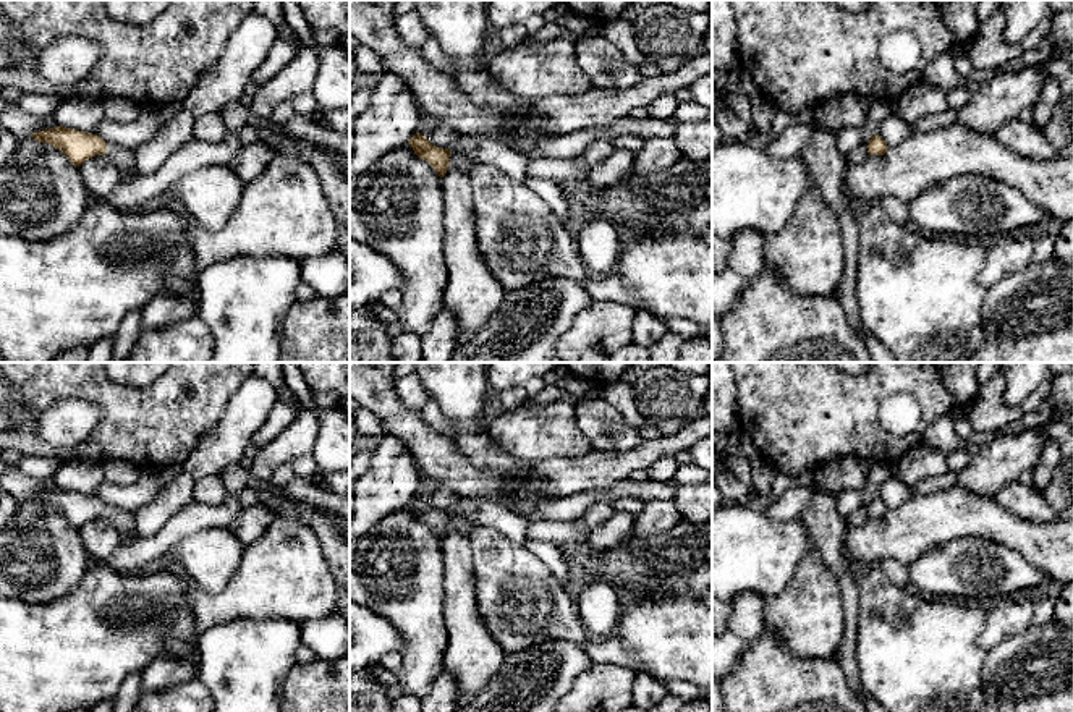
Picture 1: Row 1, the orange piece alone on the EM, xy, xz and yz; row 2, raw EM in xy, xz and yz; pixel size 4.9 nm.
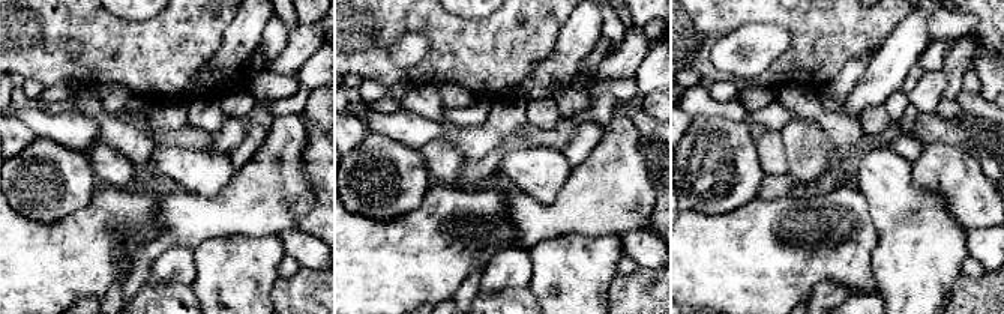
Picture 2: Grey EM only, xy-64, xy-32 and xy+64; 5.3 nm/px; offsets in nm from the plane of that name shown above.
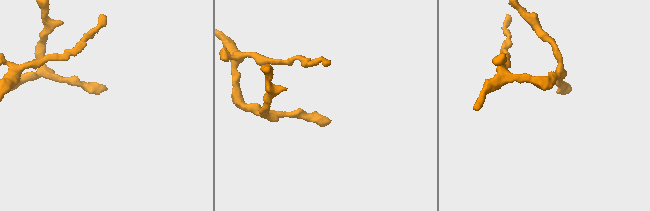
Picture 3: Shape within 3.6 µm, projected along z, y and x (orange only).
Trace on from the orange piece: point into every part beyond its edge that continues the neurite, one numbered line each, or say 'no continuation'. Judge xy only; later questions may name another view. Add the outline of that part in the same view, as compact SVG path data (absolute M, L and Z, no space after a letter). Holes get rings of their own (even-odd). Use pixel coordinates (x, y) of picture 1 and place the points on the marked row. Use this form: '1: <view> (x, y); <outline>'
1: xy (122, 157); M110 142L110 144L107 144L107 154L105 155L120 170L123 181L128 178L138 176L131 172L131 167L133 167L133 149L131 147L125 147L125 146Z

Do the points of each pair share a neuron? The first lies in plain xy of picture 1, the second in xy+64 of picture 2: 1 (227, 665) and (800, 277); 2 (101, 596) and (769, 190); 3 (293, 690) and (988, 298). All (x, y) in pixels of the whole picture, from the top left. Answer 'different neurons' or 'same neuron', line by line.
1: different neurons
2: different neurons
3: same neuron

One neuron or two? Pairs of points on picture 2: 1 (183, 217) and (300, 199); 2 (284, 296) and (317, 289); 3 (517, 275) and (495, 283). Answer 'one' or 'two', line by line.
1: one
2: one
3: one

